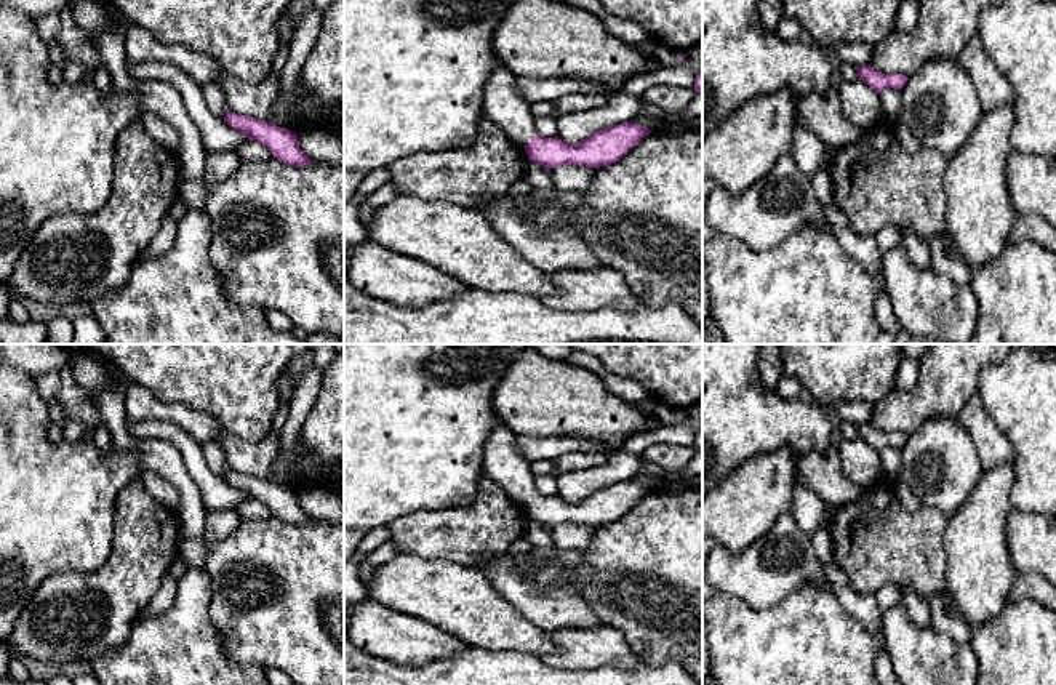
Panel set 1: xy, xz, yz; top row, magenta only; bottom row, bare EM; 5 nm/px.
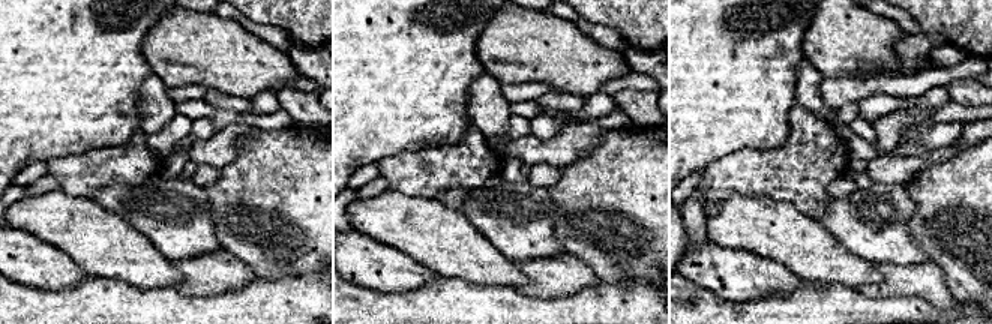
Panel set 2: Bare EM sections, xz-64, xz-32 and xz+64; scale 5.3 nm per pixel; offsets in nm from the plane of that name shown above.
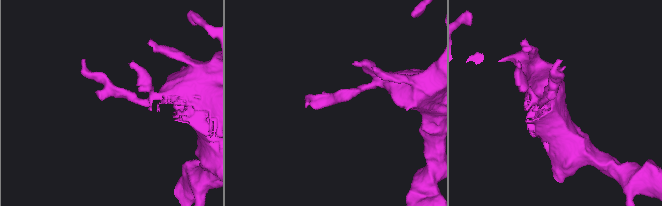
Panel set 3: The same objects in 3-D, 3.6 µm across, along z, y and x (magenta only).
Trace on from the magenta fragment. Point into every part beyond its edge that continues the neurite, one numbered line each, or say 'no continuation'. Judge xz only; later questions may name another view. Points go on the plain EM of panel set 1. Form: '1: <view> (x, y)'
1: xz (503, 463)

